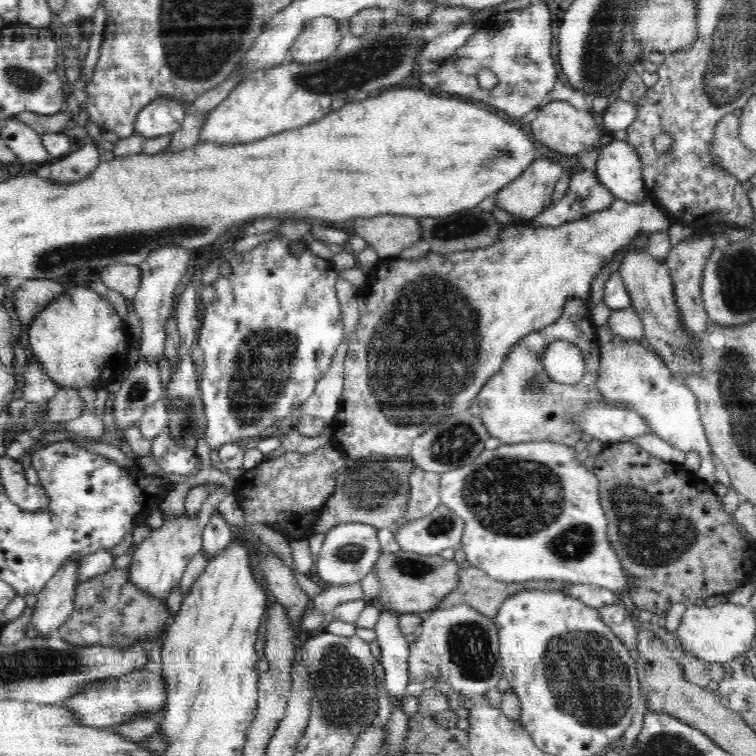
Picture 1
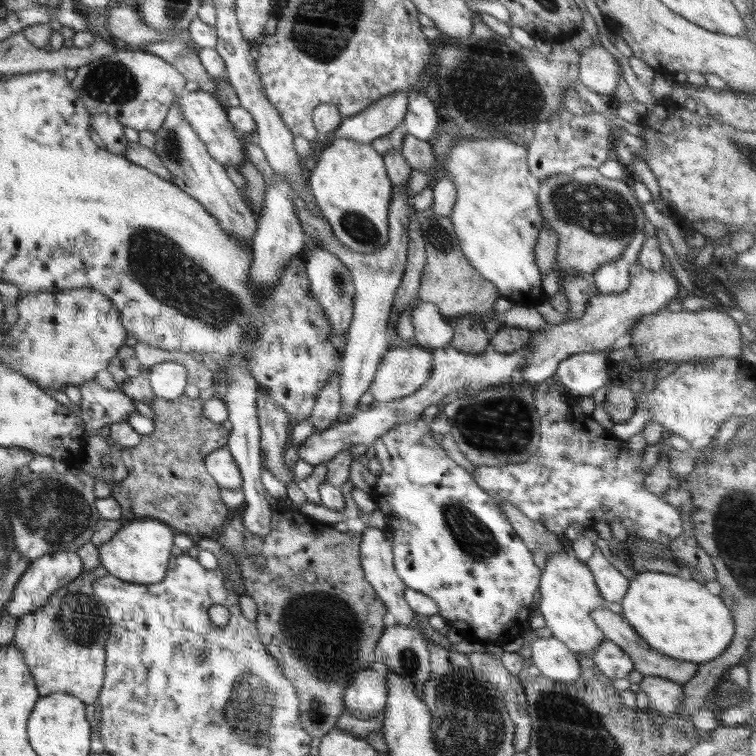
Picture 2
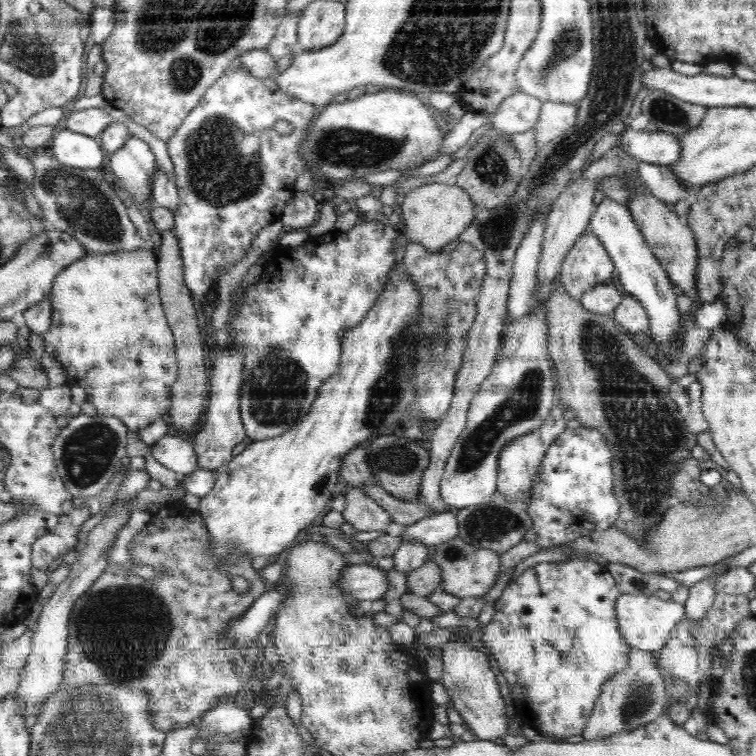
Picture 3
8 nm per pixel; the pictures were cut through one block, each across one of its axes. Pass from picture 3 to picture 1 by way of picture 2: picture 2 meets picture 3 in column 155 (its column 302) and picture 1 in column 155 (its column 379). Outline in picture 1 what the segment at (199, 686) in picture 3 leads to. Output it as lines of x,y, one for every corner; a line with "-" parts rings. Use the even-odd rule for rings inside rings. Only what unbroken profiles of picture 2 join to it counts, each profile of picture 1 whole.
129,568
113,569
77,584
74,596
74,610
68,620
58,628
62,641
80,646
91,647
132,647
143,641
152,641
165,636
170,620
165,600
154,599
148,591
136,587
128,581

